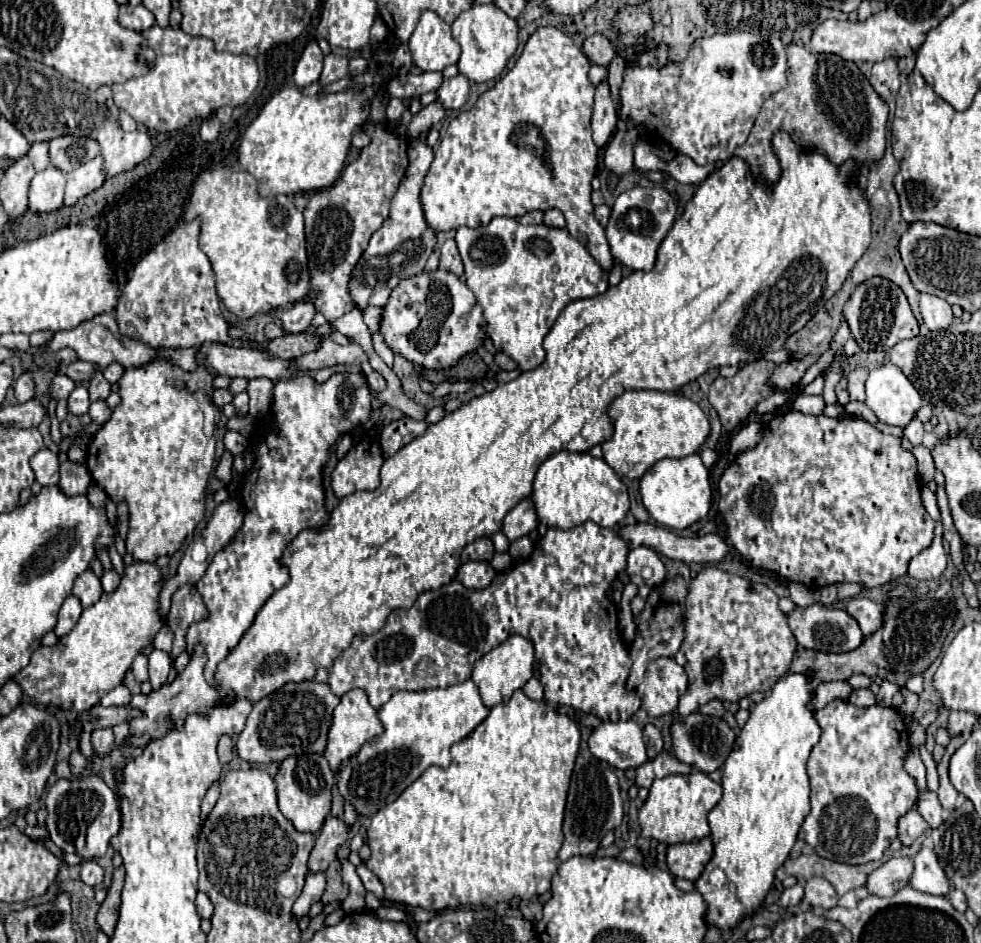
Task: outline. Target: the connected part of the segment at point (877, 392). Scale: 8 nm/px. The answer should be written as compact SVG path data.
M887 363L871 369L865 389L867 407L887 425L905 427L923 405L919 391L897 365Z

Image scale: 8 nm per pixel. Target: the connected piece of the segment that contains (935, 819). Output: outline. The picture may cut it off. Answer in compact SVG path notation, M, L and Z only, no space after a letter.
M925 791L919 801L917 801L917 807L919 807L919 813L923 815L923 819L935 829L937 825L941 825L943 821L943 807L937 799L937 793L931 793L931 791Z

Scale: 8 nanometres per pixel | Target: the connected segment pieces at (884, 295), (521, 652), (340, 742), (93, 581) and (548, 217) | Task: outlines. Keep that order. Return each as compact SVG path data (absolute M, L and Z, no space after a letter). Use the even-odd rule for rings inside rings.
M871 277L857 285L843 307L843 319L851 329L851 337L863 351L889 351L899 341L917 337L919 333L919 323L911 313L907 297L895 283L883 277Z
M511 635L507 641L503 641L499 647L489 651L475 663L471 679L477 683L483 703L487 707L495 707L499 703L507 703L513 691L523 689L523 685L533 677L533 667L535 667L533 643L521 635Z
M351 689L349 693L345 693L341 697L341 703L335 707L333 713L333 725L329 729L329 741L327 741L327 749L325 749L325 759L329 761L331 769L337 773L337 769L341 769L341 765L359 753L361 745L377 735L383 733L383 725L377 717L377 709L373 705L369 705L369 699L365 697L363 689Z
M87 569L85 573L81 573L77 577L75 587L73 587L73 595L79 597L79 601L83 603L83 607L89 607L89 605L97 603L99 597L101 597L101 593L103 593L101 583L99 583L97 575L91 569Z
M549 209L549 211L545 211L545 221L543 223L549 225L549 227L565 227L565 217L559 209Z

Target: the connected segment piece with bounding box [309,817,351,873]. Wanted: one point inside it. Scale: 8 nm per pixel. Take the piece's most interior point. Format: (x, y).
(334, 833)

